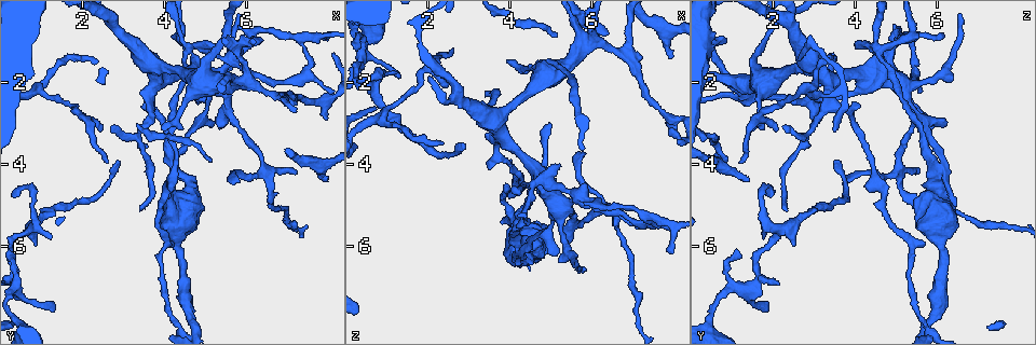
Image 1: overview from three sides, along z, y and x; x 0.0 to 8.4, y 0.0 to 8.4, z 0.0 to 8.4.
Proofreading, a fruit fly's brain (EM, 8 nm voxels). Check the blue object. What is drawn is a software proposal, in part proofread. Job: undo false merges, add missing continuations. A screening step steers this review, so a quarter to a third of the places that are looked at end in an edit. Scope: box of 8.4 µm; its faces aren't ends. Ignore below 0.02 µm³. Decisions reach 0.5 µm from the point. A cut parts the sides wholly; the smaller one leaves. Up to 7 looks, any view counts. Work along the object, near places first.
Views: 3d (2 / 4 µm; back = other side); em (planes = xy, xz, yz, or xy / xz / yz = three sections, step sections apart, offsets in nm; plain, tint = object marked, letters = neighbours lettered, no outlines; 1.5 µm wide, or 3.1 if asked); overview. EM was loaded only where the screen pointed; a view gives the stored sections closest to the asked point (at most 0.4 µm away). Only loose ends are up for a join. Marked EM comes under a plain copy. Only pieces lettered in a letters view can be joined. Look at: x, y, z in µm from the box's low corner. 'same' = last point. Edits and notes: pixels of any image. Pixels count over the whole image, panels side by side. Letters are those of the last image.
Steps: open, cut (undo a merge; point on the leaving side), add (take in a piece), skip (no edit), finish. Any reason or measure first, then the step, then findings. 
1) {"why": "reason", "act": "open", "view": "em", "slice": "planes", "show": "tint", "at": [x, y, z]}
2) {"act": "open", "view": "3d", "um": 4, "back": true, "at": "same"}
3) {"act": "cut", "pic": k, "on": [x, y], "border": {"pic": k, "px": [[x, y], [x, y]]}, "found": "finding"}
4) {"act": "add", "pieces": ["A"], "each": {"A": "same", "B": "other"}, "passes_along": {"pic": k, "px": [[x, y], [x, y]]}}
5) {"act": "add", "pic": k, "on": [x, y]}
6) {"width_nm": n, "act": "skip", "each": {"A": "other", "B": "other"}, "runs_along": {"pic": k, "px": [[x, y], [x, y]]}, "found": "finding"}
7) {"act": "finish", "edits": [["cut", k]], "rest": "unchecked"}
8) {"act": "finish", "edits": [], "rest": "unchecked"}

{"why": "side arm on a straight run", "act": "open", "view": "3d", "um": 2, "at": [1.00, 2.20, 2.65]}

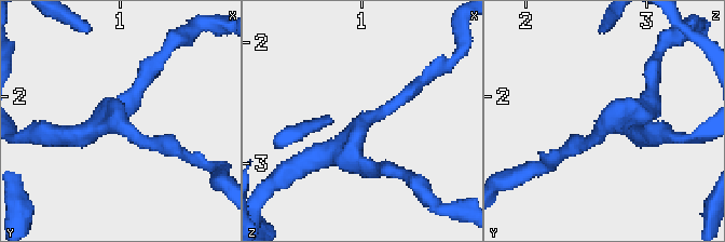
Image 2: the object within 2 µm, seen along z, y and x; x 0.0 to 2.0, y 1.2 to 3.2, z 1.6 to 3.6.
{"arms": 3, "why": "need the tissue", "act": "open", "view": "em", "slice": "planes", "show": "tint", "at": [0.94, 2.22, 2.72]}

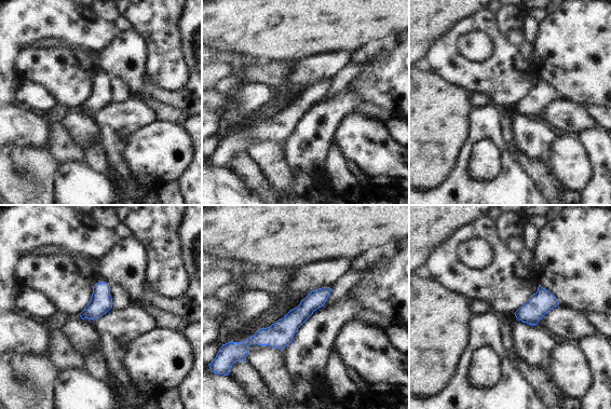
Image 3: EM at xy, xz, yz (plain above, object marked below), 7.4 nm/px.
{"why": "see the neighbours", "act": "open", "view": "em", "slice": "planes", "show": "letters", "at": "same"}

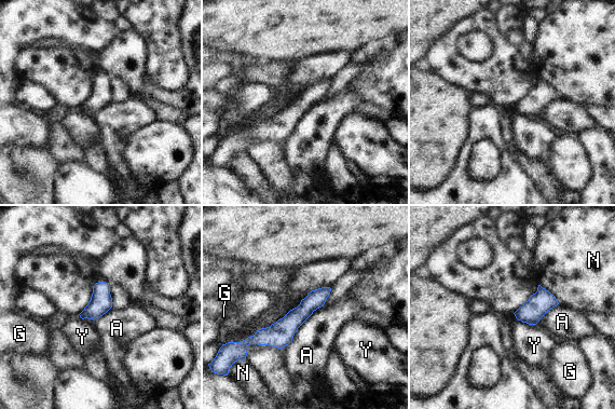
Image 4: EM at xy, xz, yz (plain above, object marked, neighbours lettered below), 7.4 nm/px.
{"width_nm": 140, "act": "skip", "each": {"A": "other", "G": "other", "N": "other", "Y": "other"}, "runs_along": {"pic": 4, "px": [[327, 289], [278, 335], [249, 340]]}, "found": "continuous, no second neuron"}

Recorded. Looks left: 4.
{"why": "sharp bend", "act": "open", "view": "em", "slice": "planes", "show": "tint", "at": [6.40, 0.70, 5.05]}

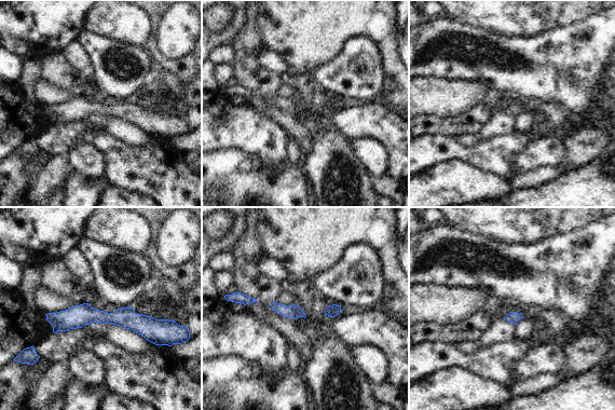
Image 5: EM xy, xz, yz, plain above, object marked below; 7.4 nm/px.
{"why": "what lies round it", "act": "open", "view": "em", "slice": "planes", "show": "letters", "at": "same"}

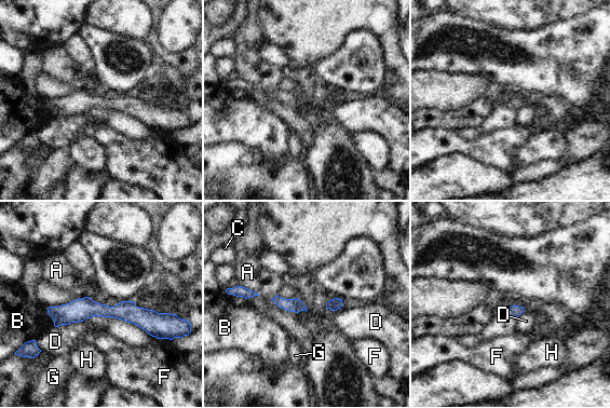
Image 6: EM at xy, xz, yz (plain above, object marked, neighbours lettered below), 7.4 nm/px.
{"act": "skip", "each": {"A": "other", "B": "other", "C": "other", "D": "other", "F": "other", "G": "other", "H": "other"}, "runs_along": {"pic": 6, "px": [[50, 310], [163, 316]]}, "found": "continuous, no second neuron"}

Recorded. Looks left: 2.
{"why": "an open end", "act": "open", "view": "em", "slice": "xz", "step": 8, "show": "letters", "at": [7.90, 4.50, 1.35]}

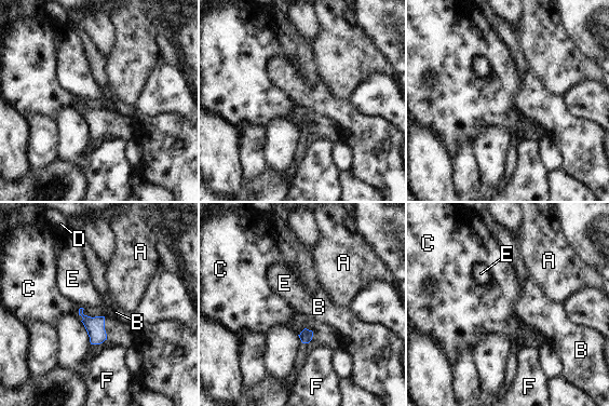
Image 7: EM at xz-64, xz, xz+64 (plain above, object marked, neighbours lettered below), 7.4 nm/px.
{"width_nm": 100, "act": "skip", "each": {"A": "other", "B": "other", "C": "other", "D": "other", "E": "other", "F": "other"}, "border": {"pic": 7, "px": [[80, 308], [78, 313]]}, "found": "no lettered piece goes on from it"}

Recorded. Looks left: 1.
{"act": "finish", "edits": [], "rest": "unchecked"}

